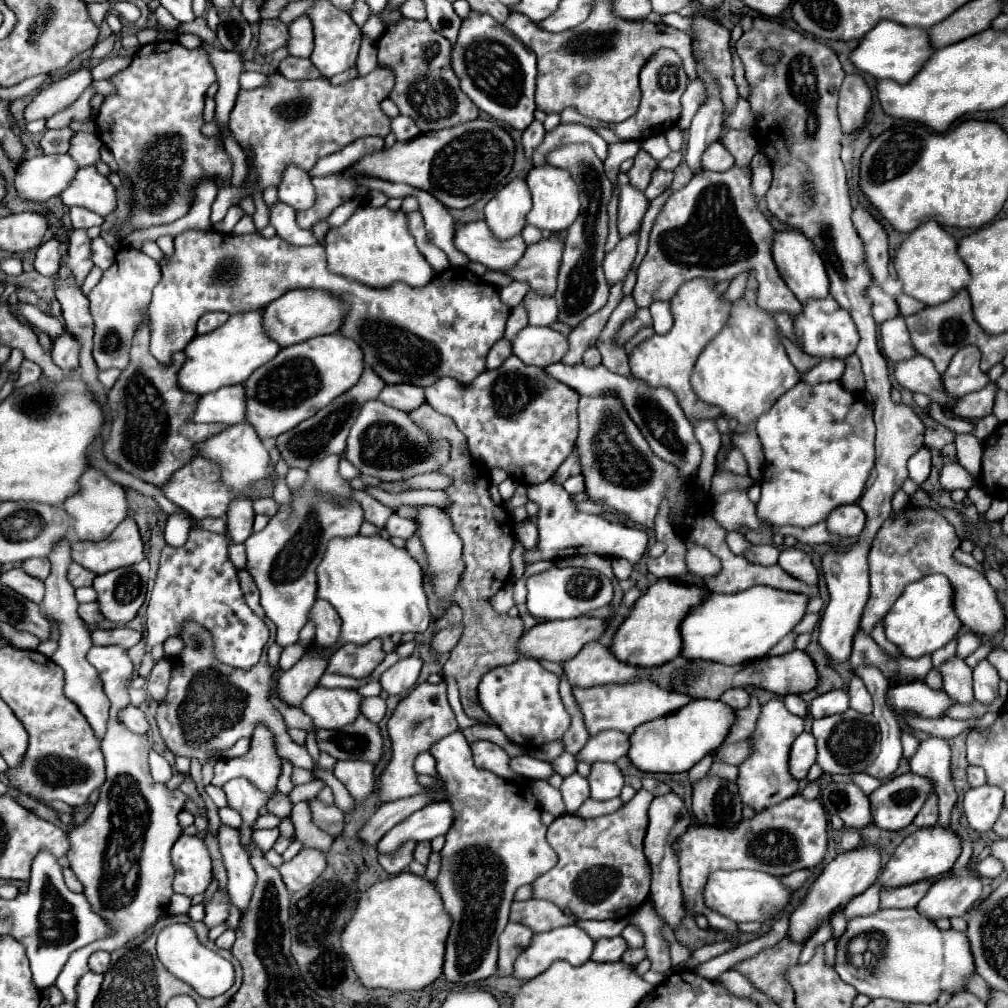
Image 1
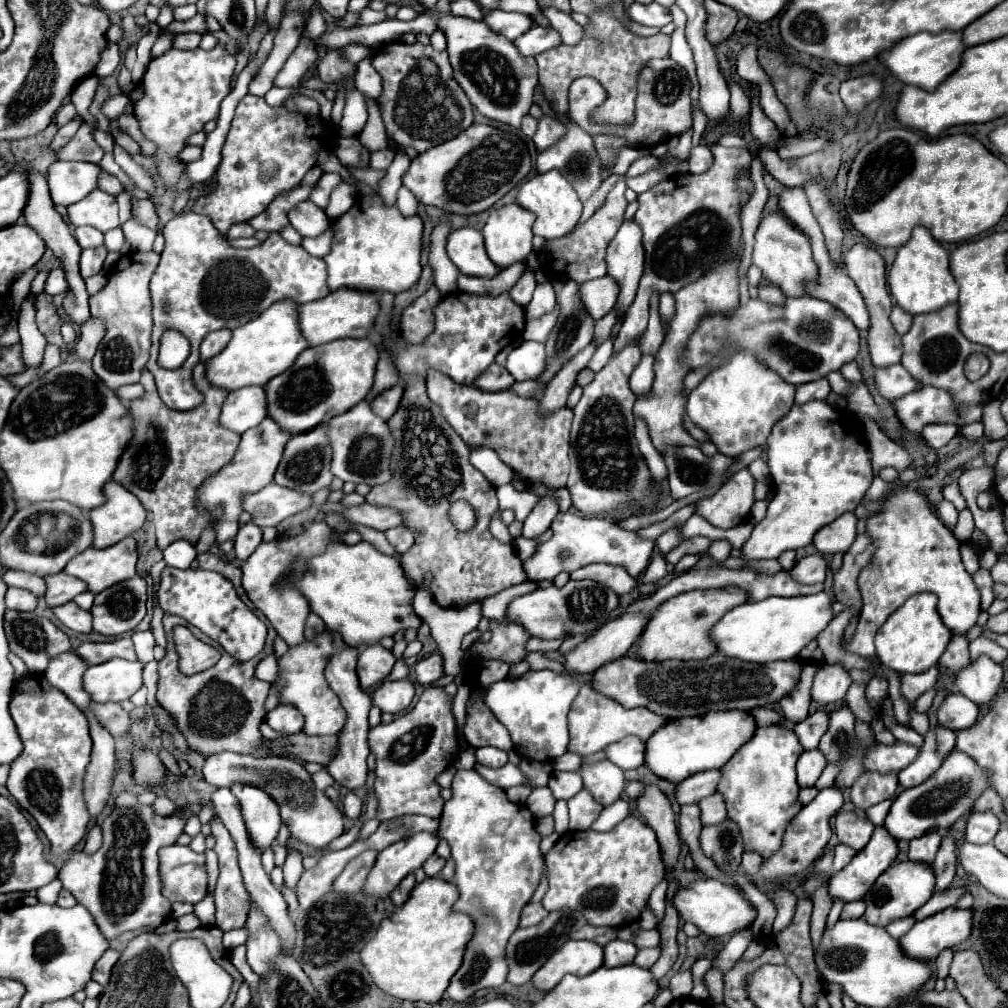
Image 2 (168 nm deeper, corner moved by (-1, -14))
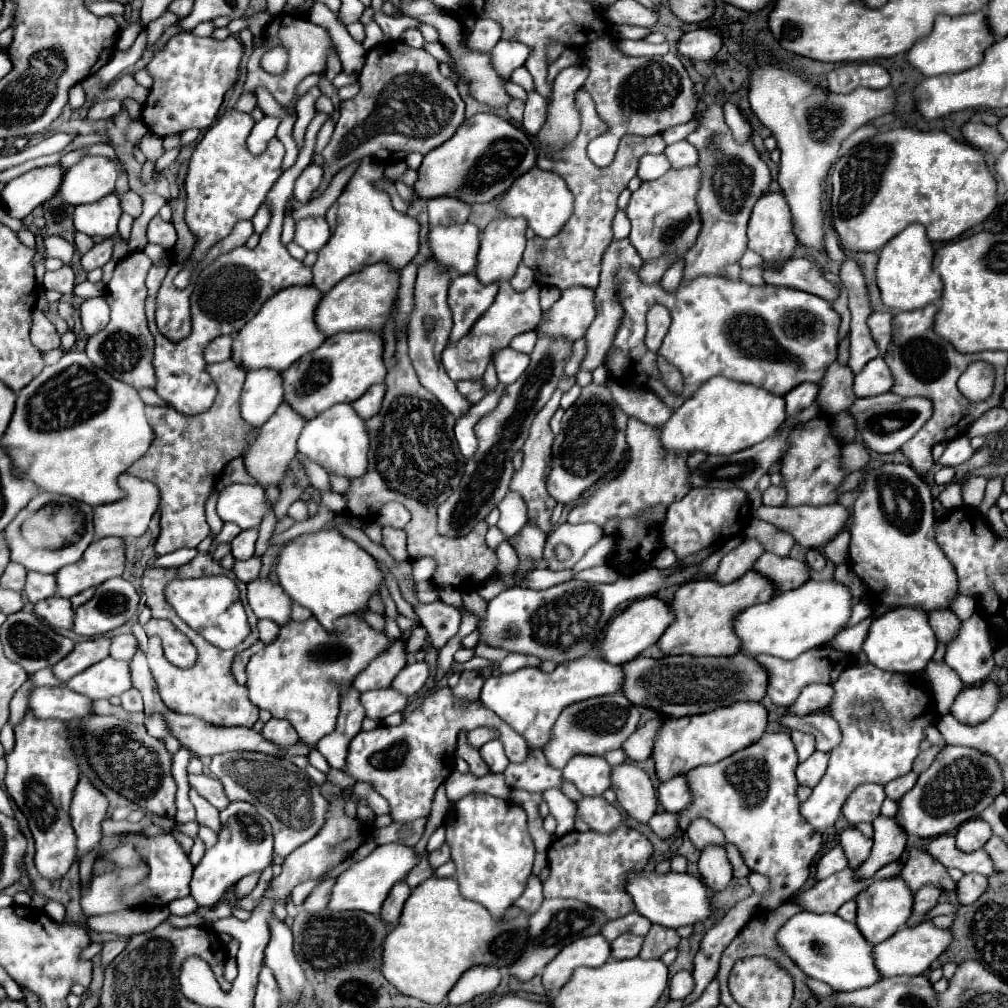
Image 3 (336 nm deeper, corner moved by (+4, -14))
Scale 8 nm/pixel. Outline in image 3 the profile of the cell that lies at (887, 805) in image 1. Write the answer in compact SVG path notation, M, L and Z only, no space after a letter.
M945 746L929 770L919 776L913 790L899 800L897 820L909 836L933 838L959 828L959 824L969 818L977 818L985 806L993 804L997 794L1003 794L1003 790L1001 766L997 766L993 756L967 746Z

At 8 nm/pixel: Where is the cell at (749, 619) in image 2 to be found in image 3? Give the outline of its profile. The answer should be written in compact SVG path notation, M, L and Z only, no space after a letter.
M809 580L805 586L797 590L789 590L789 594L777 594L773 600L765 604L755 604L735 620L735 632L741 638L741 646L745 654L771 654L783 660L793 660L805 650L827 644L837 632L847 628L851 618L853 596L845 584L837 580Z

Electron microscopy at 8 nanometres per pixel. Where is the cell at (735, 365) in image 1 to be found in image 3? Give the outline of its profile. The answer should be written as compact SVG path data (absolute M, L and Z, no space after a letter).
M723 376L707 380L671 418L659 426L659 440L667 452L735 454L769 438L785 422L785 398L769 394L753 384L741 384Z

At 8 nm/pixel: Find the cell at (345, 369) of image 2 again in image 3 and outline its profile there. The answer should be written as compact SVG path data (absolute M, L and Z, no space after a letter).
M381 330L333 334L317 350L305 354L305 358L299 358L283 372L285 402L291 404L301 416L311 420L333 404L361 398L369 386L383 382L385 374L387 368L381 358Z

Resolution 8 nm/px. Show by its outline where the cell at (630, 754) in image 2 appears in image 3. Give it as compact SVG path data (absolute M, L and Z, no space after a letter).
M657 718L657 720L649 720L645 722L641 728L637 728L629 738L627 742L623 744L623 750L625 754L639 762L639 760L647 760L653 752L653 744L655 744L655 738L657 738L657 730L661 730L663 726L663 718Z

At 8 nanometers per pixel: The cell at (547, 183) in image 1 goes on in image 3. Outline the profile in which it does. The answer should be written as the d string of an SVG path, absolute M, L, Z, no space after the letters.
M533 166L531 170L521 174L521 178L517 178L513 182L513 186L509 186L509 190L499 200L497 210L509 218L525 218L527 226L537 236L551 238L553 234L557 234L561 230L565 220L569 220L569 216L573 214L573 194L559 174L545 172L537 166Z

